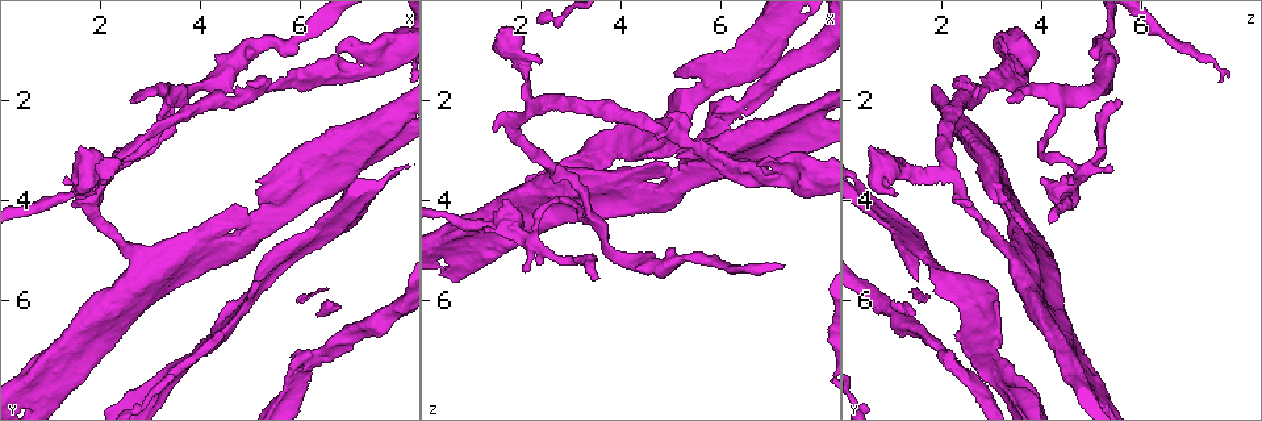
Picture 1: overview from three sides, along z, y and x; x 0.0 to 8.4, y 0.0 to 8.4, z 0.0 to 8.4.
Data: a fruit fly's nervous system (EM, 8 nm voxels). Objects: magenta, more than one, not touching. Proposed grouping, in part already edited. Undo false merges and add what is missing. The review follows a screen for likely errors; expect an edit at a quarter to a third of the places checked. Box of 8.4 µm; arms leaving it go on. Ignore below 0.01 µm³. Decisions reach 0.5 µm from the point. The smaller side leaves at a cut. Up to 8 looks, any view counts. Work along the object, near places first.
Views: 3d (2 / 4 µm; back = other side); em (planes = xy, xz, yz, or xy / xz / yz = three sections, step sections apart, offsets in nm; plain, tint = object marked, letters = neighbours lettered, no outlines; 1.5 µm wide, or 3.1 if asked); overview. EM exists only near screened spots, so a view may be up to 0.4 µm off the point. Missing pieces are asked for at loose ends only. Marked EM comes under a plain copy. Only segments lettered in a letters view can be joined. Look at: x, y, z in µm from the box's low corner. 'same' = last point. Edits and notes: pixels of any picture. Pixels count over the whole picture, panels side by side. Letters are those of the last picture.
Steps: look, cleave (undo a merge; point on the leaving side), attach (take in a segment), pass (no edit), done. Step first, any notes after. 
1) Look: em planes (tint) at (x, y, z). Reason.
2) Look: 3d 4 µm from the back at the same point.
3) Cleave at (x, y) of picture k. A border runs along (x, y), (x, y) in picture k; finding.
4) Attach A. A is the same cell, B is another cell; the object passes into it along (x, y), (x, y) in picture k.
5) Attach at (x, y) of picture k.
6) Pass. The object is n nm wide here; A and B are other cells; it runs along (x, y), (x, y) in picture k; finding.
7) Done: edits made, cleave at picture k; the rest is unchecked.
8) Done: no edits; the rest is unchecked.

Look: em planes (letters) at (2.25, 3.45, 4.75). Calibre changes.

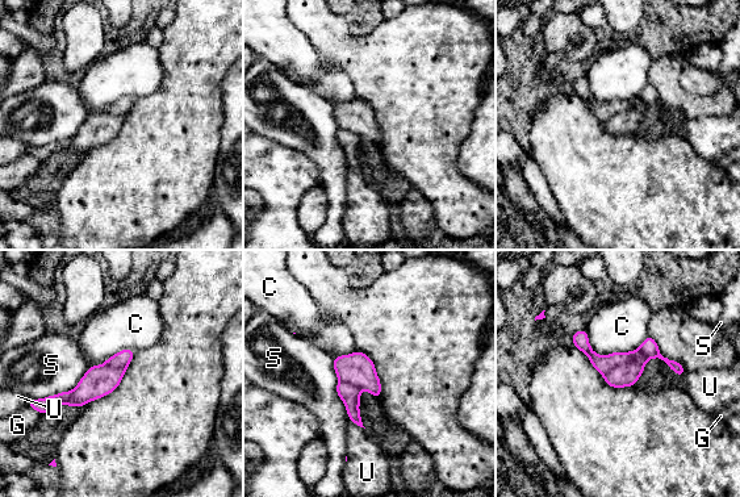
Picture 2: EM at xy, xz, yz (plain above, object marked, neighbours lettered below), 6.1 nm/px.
Cleave at (624, 375) of picture 2. C, G, S and U are other cells; a border runs along (646, 358), (638, 350), (603, 375) in picture 2; two neurons meet here.

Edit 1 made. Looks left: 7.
Look: overview. Redraw.

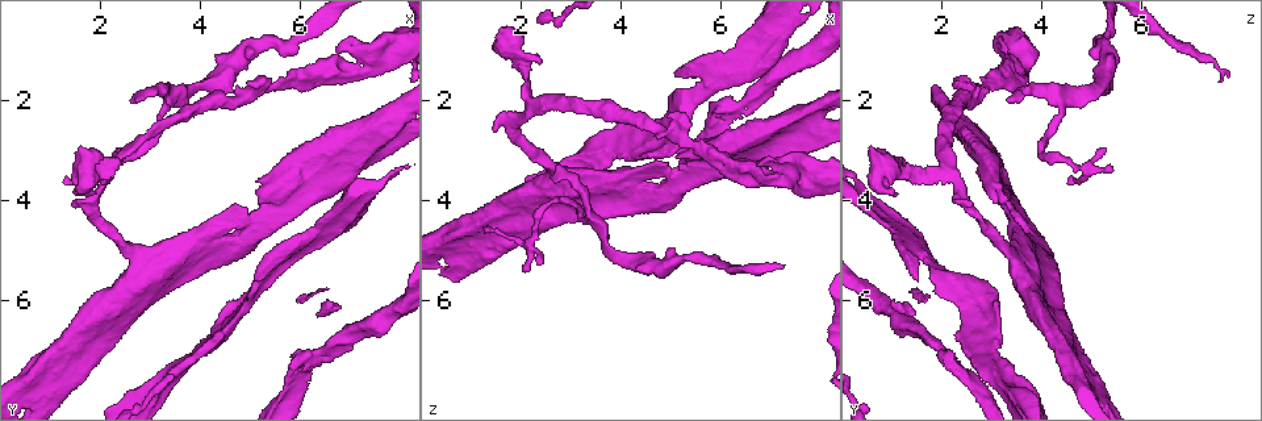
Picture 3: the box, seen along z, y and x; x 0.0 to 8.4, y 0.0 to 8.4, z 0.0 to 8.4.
Look: 3d 4 µm at (4.80, 6.25, 2.95). Two arms at a narrow angle.

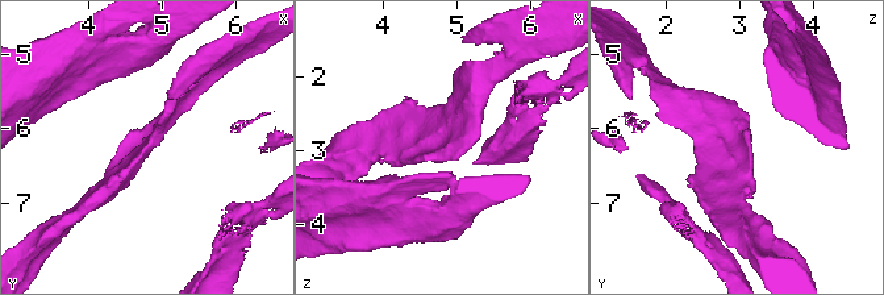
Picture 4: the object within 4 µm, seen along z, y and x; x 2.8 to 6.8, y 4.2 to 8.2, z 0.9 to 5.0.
Look: em xz step 4 (letters) at (4.80, 6.30, 2.95). 3 arms meet here; the arms are 220, 220, 240 nm wide; now the EM.

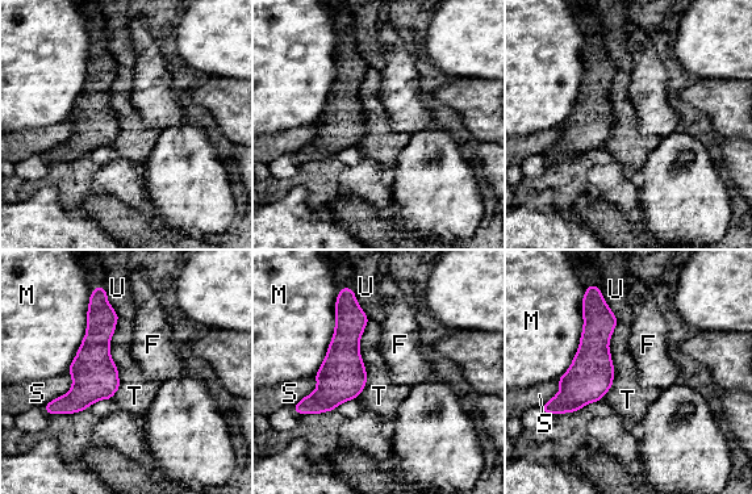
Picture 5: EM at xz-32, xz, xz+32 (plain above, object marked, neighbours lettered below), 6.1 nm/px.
Pass. F, M, S, T and U are other cells; a border runs along (118, 317), (109, 398) in picture 5; all the same neuron.

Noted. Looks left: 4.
Look: 3d 2 µm at (5.90, 4.90, 1.50). Four or more arms meet.

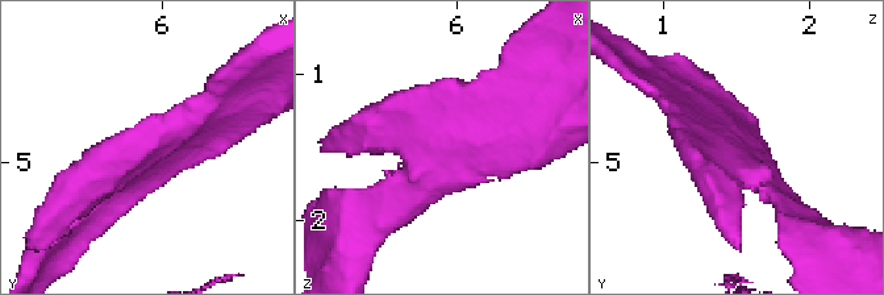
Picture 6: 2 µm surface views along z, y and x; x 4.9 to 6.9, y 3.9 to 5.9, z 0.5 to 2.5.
Look: em xy step 8 (tint) at (5.86, 4.98, 1.52). Now the EM.

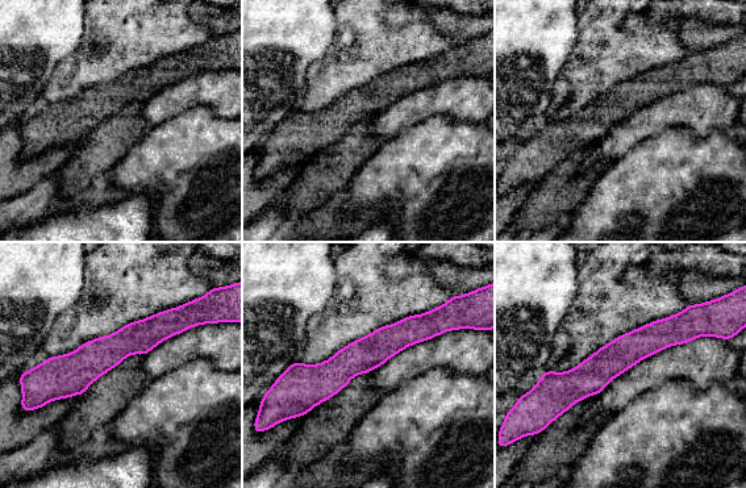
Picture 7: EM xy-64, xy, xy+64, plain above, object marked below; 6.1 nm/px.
Look: em planes (letters) at the same point.

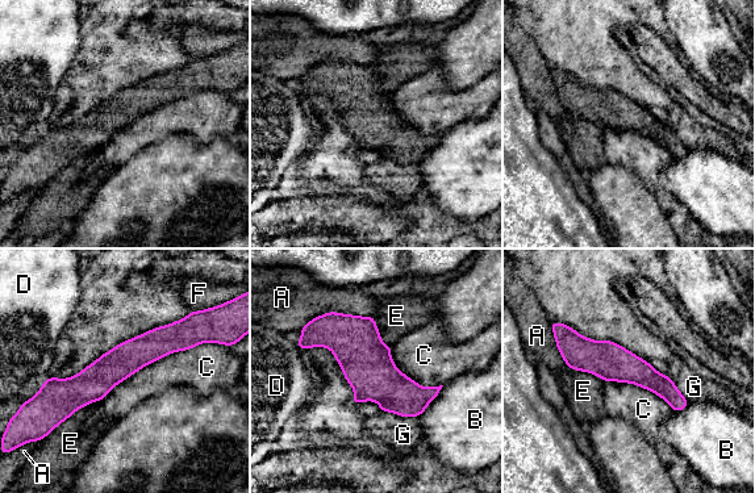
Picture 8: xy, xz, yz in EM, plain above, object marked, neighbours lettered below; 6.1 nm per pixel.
Pass. The object is 200 nm wide here; A, B, C, D, E, F and G are other cells; it runs along (196, 338), (49, 383) in picture 8; one neuron here.

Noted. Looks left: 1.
Done: edits made, cleave at picture 2; the rest is unchecked.

